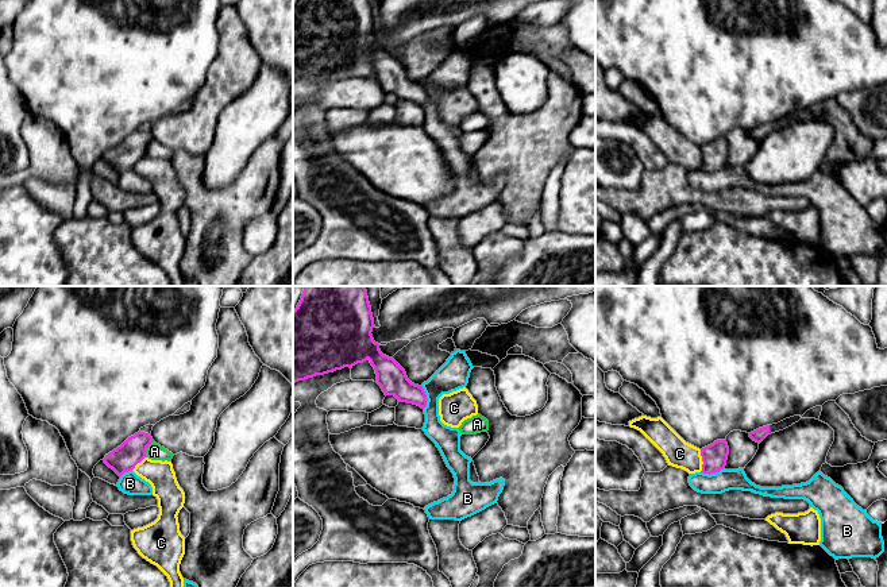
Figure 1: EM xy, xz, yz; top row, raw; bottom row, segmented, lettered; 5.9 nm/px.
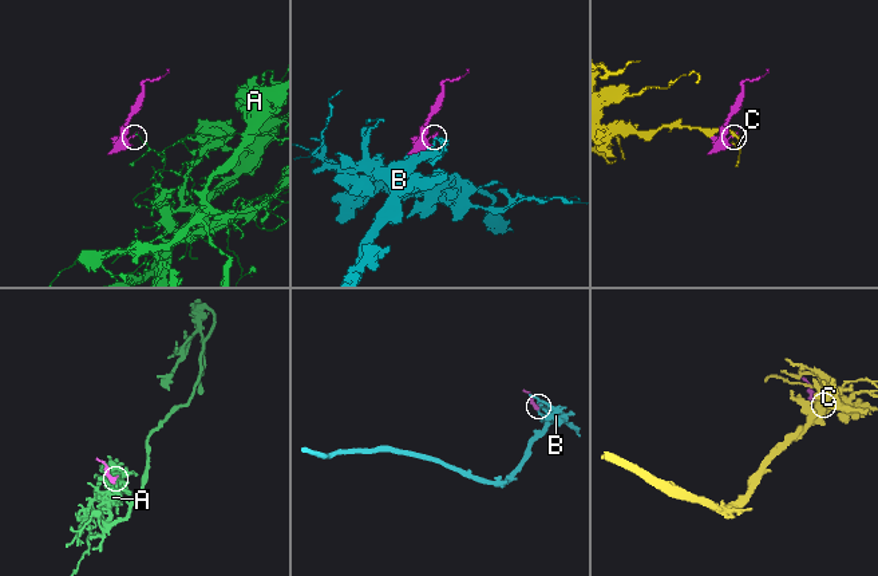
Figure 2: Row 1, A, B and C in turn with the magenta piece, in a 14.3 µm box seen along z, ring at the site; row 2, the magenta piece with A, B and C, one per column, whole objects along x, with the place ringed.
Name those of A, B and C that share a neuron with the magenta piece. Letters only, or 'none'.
none

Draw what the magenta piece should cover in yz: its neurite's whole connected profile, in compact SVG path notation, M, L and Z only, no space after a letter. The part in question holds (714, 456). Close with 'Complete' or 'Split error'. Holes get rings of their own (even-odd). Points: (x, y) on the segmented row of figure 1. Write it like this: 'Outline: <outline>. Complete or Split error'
Outline: M717 440L701 449L703 474L716 474L725 468L729 455L729 447L725 440Z. Complete

